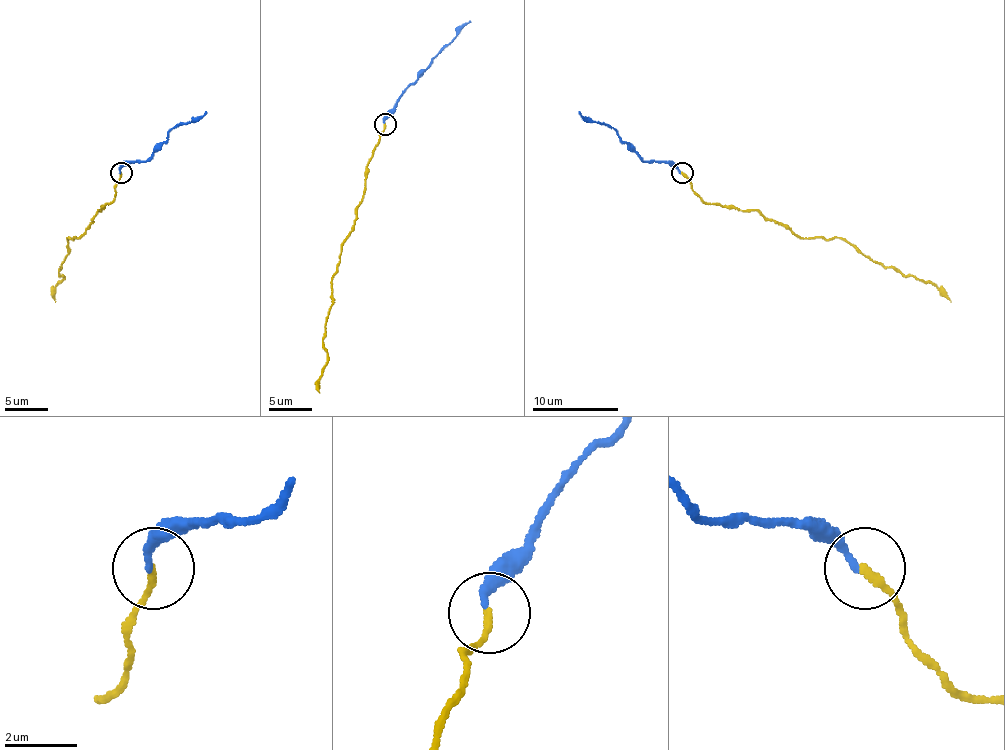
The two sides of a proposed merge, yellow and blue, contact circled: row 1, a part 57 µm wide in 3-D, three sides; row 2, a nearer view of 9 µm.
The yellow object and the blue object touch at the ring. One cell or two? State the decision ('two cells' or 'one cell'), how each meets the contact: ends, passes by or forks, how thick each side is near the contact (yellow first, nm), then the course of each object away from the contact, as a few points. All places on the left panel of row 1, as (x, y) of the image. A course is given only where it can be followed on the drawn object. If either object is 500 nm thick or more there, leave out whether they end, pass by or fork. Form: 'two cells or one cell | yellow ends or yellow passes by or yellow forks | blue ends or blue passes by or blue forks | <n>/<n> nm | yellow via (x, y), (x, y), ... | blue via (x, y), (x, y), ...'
one cell | yellow ends | blue ends | 200/200 nm | yellow via (121, 172), (111, 202), (98, 211), (78, 237), (68, 237), (68, 254), (59, 269), (63, 278), (55, 301) | blue via (119, 172), (130, 161), (145, 161), (175, 127), (195, 122), (206, 112)

